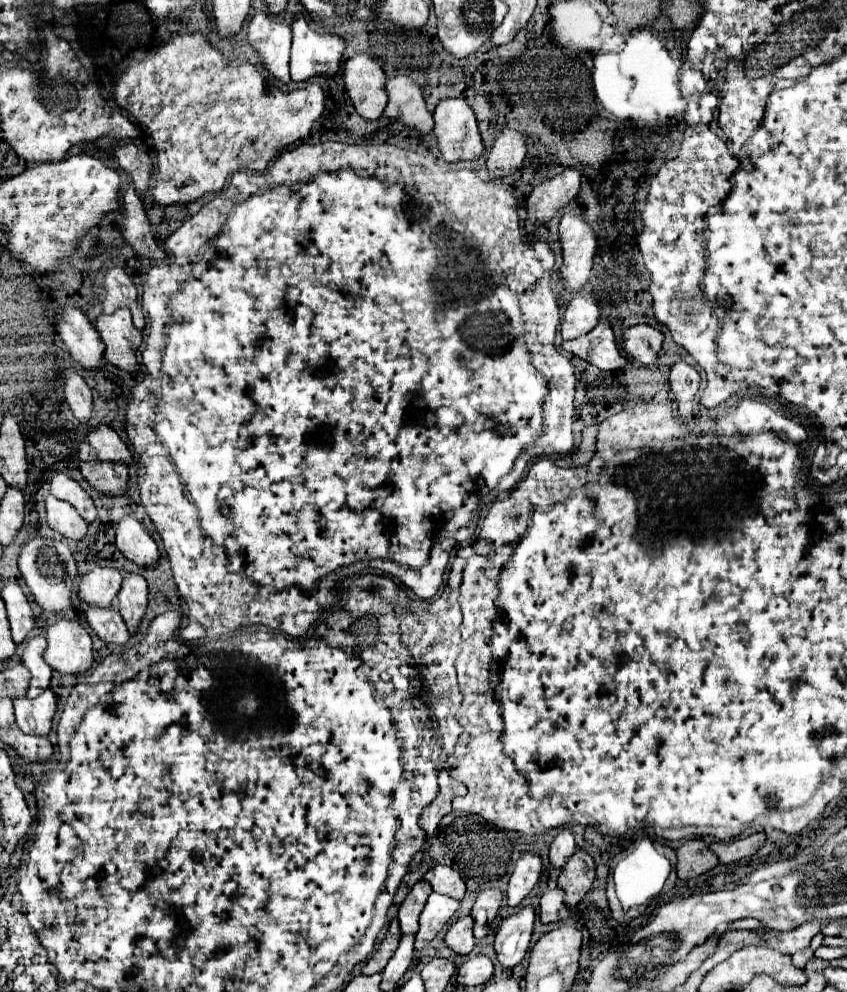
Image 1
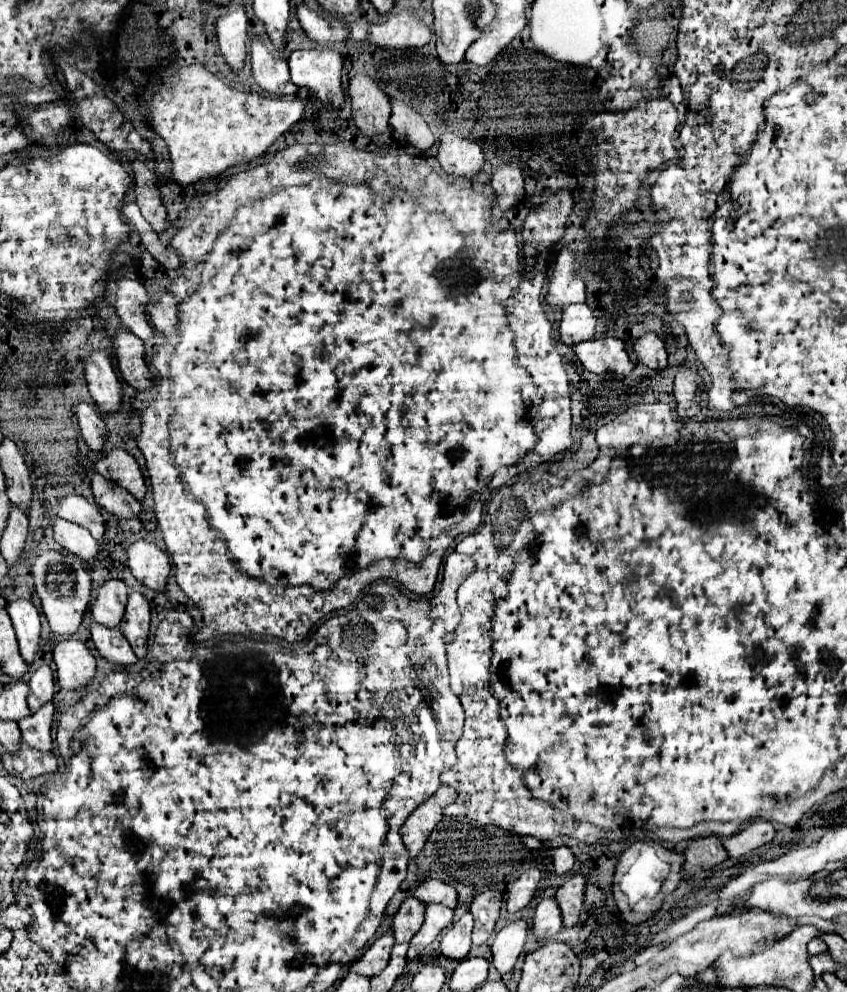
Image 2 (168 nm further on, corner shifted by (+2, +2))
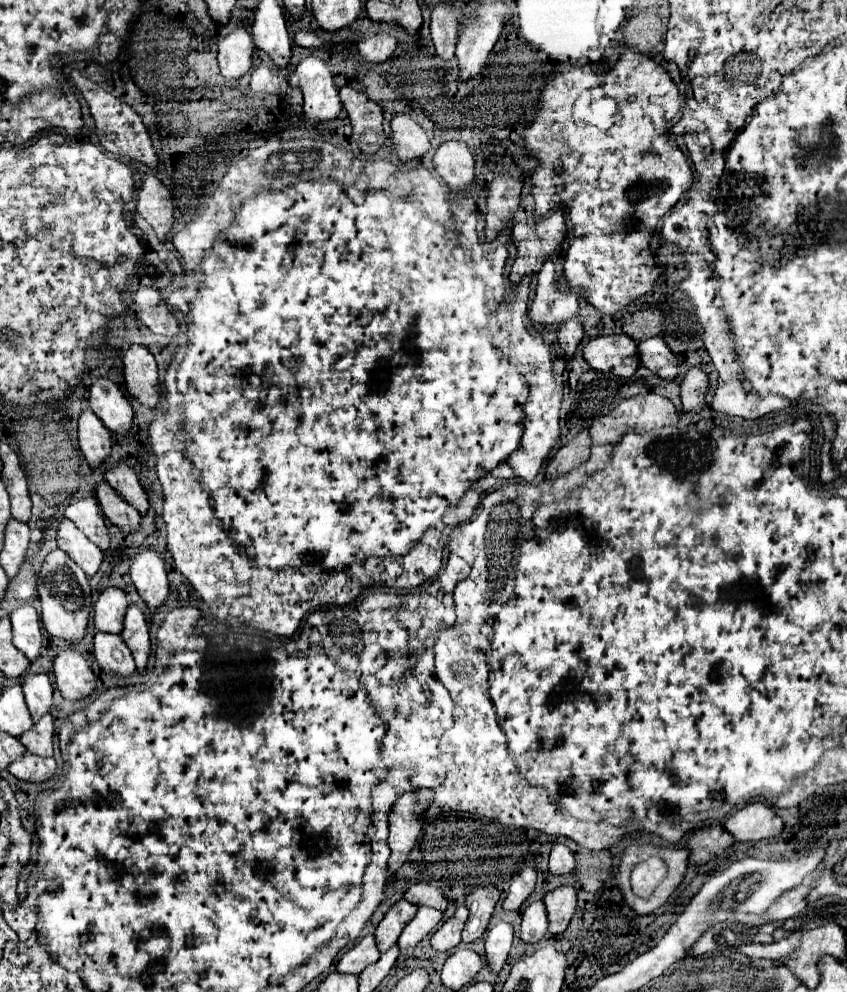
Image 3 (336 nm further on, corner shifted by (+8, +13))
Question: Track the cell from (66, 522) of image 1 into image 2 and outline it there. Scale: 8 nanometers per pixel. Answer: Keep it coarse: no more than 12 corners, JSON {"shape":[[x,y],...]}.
{"shape":[[58,519],[54,539],[86,567],[100,545],[80,525]]}

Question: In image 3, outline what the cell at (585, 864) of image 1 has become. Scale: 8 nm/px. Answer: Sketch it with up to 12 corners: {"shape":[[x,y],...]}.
{"shape":[[574,886],[544,896],[550,932],[560,934],[576,910]]}

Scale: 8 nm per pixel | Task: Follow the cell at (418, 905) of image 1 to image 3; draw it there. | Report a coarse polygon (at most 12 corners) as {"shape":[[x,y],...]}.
{"shape":[[398,900],[378,924],[378,950],[398,942],[418,906]]}

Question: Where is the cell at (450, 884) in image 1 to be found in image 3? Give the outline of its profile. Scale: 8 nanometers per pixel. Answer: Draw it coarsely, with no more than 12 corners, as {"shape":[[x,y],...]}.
{"shape":[[428,882],[412,884],[406,900],[446,910],[444,892]]}

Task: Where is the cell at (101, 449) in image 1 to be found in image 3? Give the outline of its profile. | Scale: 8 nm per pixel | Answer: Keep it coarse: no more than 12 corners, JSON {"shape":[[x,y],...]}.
{"shape":[[124,462],[104,472],[106,482],[132,506],[146,514],[148,498]]}

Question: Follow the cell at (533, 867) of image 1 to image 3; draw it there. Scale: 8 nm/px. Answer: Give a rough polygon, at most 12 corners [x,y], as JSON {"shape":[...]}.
{"shape":[[526,868],[510,882],[504,910],[518,910],[532,894],[536,870]]}

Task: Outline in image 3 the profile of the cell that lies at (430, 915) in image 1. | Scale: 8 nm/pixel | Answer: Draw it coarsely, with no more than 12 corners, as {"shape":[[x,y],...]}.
{"shape":[[420,906],[400,934],[400,948],[414,948],[428,936],[442,912]]}

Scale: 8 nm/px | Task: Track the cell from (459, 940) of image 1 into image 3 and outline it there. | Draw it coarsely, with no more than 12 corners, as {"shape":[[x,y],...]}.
{"shape":[[460,906],[432,936],[432,948],[450,952],[460,944],[468,908]]}

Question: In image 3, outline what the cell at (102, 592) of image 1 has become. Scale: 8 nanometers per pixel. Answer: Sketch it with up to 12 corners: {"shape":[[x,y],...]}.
{"shape":[[104,588],[94,604],[96,628],[122,630],[126,592]]}

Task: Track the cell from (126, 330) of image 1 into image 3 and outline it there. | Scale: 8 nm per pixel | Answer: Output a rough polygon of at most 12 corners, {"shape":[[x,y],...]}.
{"shape":[[146,346],[122,354],[128,394],[154,408],[160,400],[156,360]]}

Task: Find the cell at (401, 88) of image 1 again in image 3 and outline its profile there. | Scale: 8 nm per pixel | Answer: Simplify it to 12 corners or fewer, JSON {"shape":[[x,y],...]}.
{"shape":[[408,114],[392,118],[392,140],[400,160],[428,152],[430,140]]}

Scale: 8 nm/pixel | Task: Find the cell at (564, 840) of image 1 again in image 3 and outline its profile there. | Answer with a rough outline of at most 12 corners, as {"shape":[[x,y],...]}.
{"shape":[[554,844],[550,872],[568,874],[574,858],[566,844]]}

